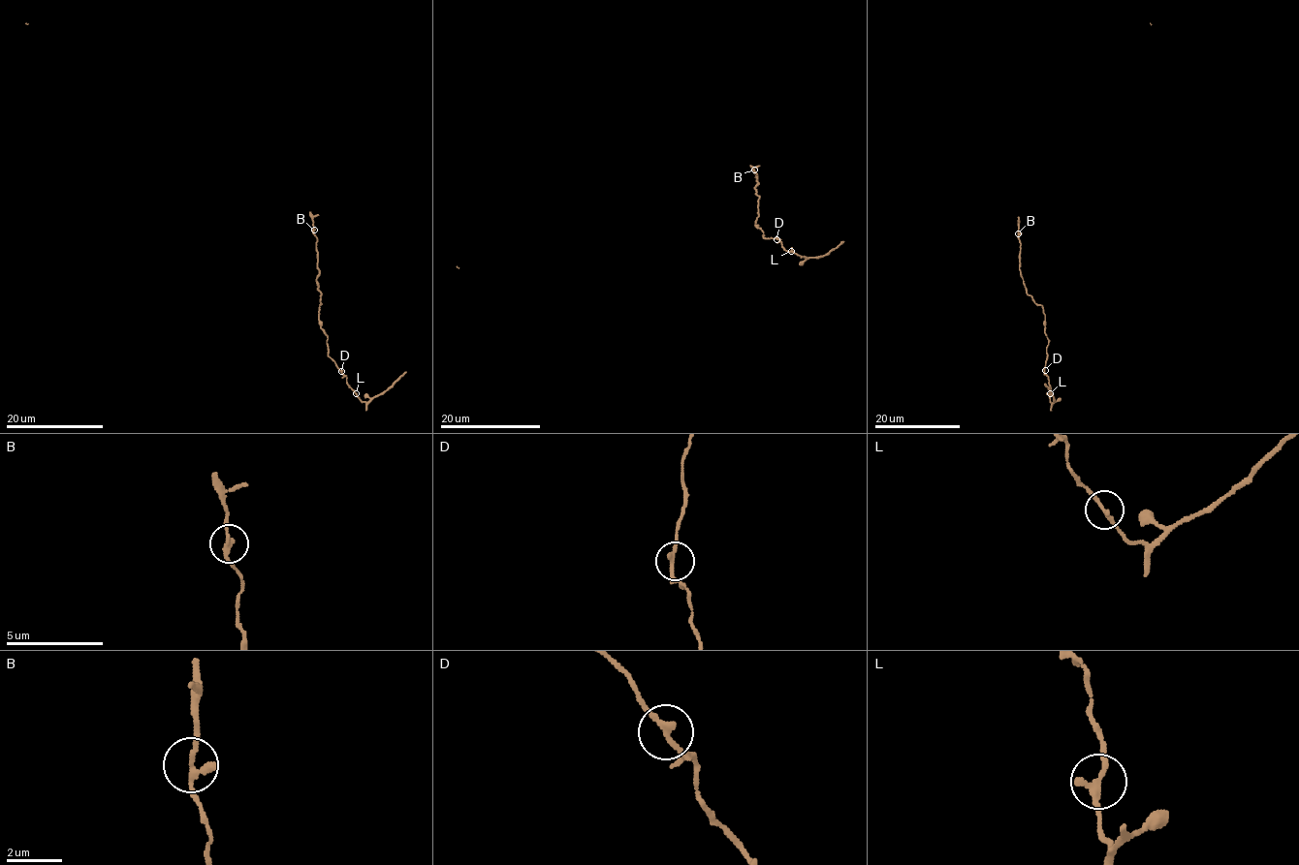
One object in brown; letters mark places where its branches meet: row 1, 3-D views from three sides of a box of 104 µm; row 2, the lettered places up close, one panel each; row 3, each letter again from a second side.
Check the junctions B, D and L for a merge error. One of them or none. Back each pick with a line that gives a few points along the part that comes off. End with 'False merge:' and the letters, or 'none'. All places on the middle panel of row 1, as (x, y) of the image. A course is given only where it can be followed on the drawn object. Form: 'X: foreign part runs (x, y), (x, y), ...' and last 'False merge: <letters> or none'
False merge: none

